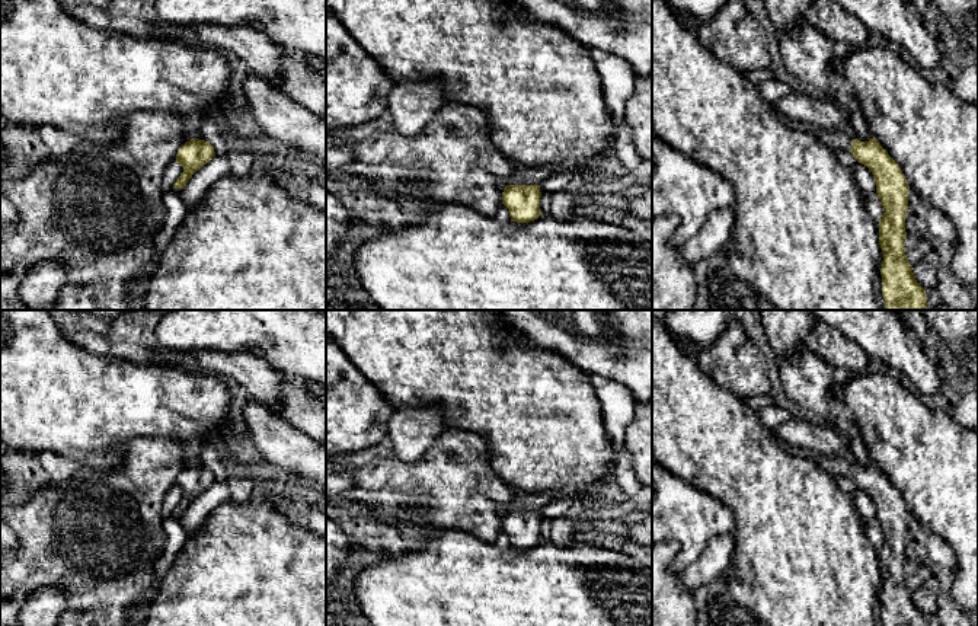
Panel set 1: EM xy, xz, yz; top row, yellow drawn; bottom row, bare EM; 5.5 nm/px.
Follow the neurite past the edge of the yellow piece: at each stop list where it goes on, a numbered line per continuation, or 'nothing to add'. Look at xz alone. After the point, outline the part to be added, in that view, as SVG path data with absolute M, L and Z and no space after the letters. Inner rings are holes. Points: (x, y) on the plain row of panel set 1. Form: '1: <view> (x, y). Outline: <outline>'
nothing to add

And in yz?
1: yz (834, 466). Outline: M783 443L783 447L786 451L796 454L803 459L814 460L822 470L830 473L831 476L850 476L851 475L851 464L841 456L837 457L825 457L821 454L816 454L814 451L793 447L787 443Z

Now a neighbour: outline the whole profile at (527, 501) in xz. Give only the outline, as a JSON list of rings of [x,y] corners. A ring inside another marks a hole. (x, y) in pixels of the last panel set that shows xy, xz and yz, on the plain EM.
[[[552,492],[517,495],[508,511],[538,511],[553,499]]]

